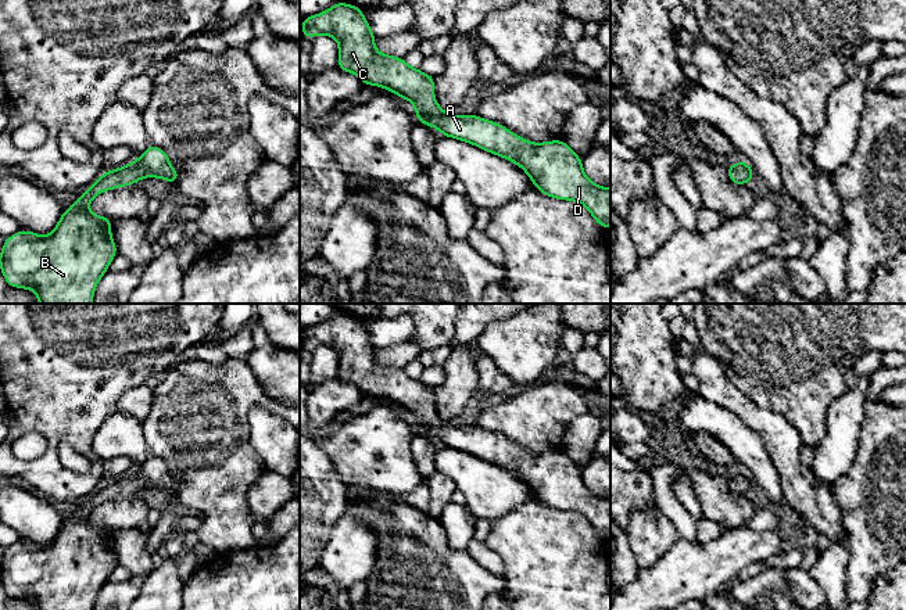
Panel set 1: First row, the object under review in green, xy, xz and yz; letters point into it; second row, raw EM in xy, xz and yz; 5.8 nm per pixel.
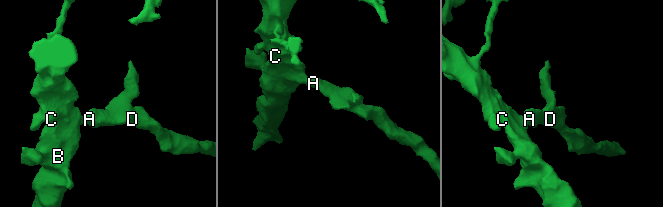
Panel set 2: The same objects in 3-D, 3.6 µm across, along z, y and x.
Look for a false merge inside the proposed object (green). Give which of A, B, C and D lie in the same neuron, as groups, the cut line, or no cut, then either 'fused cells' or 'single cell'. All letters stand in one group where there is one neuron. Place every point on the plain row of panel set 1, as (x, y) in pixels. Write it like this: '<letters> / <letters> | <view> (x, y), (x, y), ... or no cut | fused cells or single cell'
A B C D | no cut | single cell

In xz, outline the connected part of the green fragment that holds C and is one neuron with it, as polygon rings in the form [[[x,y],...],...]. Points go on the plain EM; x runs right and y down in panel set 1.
[[[337,312],[320,324],[304,327],[301,345],[309,349],[318,345],[334,348],[339,354],[337,377],[341,381],[357,385],[368,396],[384,398],[388,402],[394,402],[398,409],[409,410],[415,416],[415,430],[423,435],[437,438],[441,446],[466,452],[512,471],[527,484],[540,503],[555,510],[580,513],[601,538],[610,538],[610,499],[598,496],[586,487],[581,469],[563,451],[531,453],[505,437],[483,430],[479,426],[452,427],[441,420],[434,408],[434,387],[422,383],[419,378],[409,377],[404,369],[380,365],[375,358],[376,347],[366,333],[361,317]]]

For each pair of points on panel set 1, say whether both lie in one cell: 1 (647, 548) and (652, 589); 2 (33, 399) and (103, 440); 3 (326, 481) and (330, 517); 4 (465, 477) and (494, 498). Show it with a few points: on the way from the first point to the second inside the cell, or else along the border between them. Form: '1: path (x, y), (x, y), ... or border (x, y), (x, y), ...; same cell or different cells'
1: border (674, 545), (652, 564), (640, 570); different cells
2: border (117, 409), (93, 438), (93, 452), (100, 459); different cells
3: path (330, 490), (330, 509); same cell
4: path (472, 477), (487, 491); same cell

